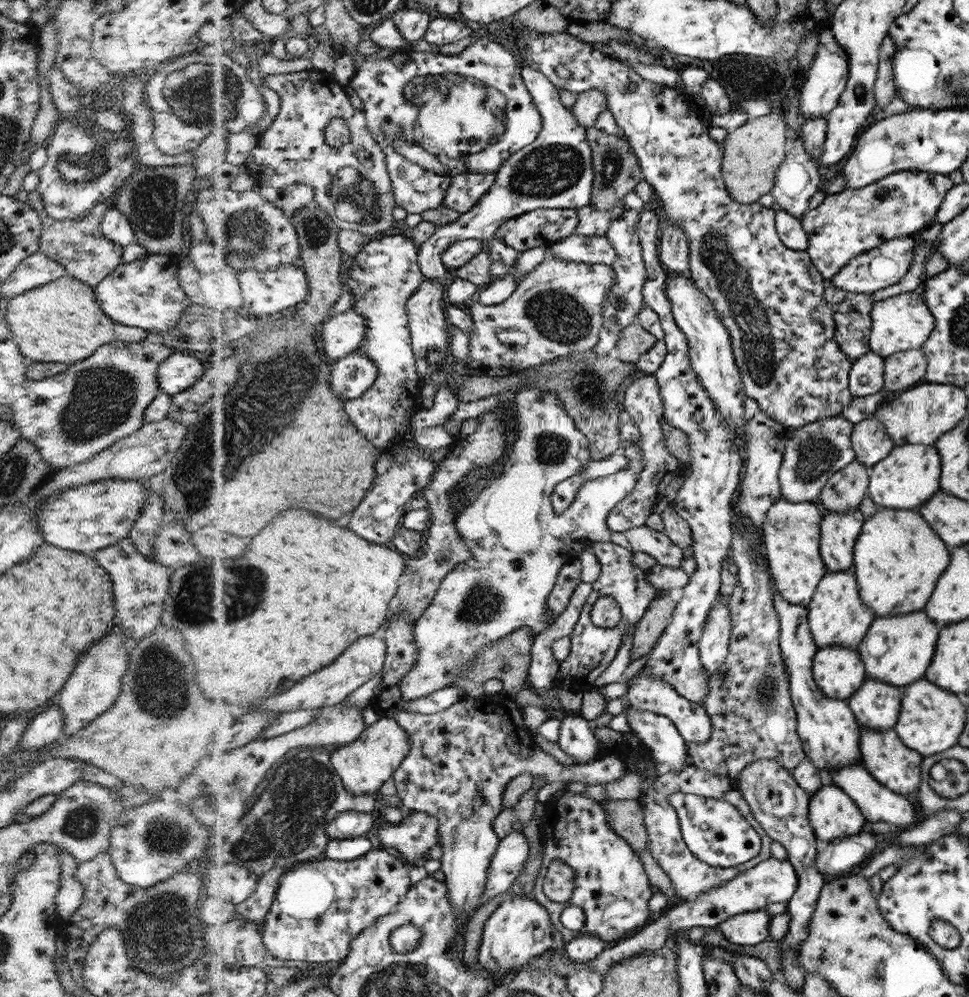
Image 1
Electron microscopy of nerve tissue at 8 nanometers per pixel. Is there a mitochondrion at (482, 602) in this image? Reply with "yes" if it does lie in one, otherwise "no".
yes

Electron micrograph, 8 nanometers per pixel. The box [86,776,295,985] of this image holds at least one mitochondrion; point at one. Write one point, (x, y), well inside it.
(160, 923)

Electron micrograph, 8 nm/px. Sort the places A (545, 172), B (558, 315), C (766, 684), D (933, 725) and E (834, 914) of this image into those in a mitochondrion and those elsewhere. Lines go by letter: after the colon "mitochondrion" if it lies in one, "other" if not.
A: mitochondrion
B: mitochondrion
C: mitochondrion
D: other
E: other

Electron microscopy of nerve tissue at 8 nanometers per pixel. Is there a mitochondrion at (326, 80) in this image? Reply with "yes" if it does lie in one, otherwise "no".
no

